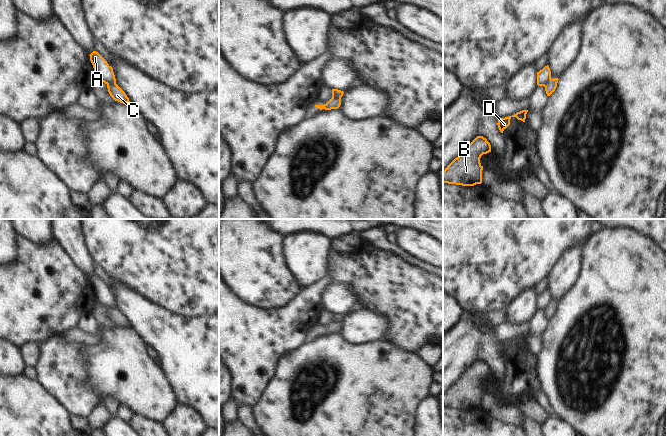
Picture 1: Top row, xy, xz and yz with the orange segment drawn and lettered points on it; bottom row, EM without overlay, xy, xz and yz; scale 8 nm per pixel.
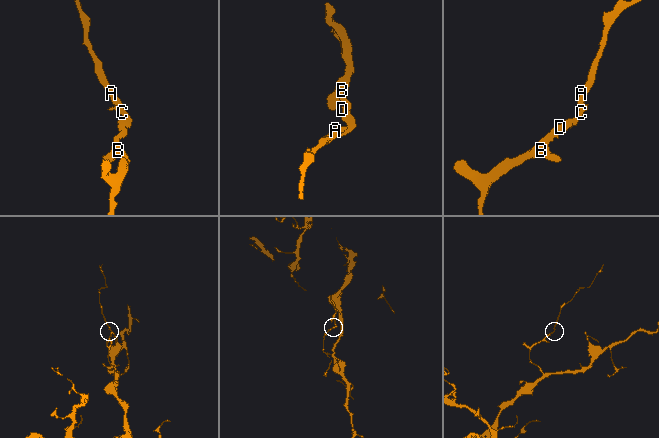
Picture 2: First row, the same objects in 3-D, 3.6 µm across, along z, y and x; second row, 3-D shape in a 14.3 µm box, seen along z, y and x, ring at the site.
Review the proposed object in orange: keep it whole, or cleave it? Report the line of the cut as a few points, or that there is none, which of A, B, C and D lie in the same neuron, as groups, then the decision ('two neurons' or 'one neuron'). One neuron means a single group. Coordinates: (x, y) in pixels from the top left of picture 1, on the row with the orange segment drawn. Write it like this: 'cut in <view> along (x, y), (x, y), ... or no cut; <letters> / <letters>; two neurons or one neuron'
cut in xy along (115, 82), (107, 84); A / B C D; two neurons

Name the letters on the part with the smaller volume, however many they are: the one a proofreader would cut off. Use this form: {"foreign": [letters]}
{"foreign": ["A"]}

